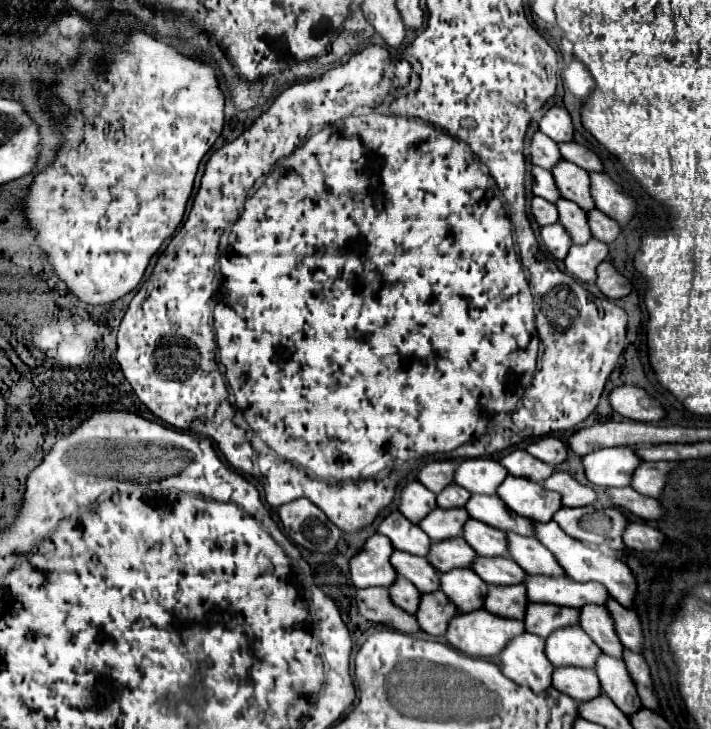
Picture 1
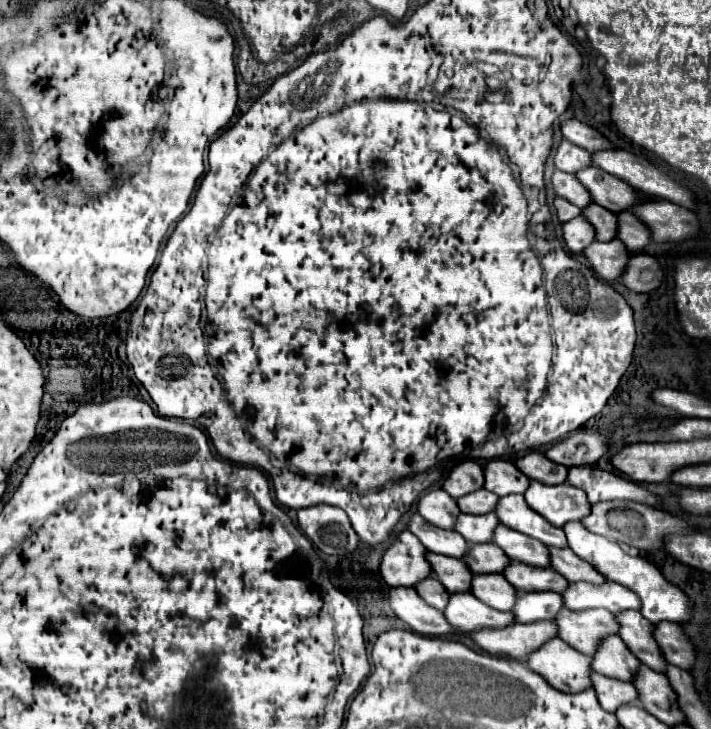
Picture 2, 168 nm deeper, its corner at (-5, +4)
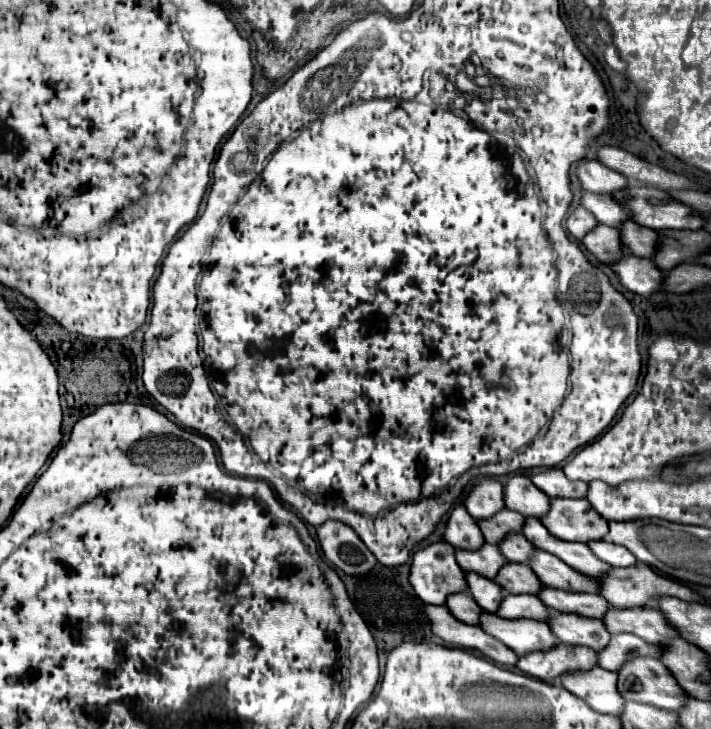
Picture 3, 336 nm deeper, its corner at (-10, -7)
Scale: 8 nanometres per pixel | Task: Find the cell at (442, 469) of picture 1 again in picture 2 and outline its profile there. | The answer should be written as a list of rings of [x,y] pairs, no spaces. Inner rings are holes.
[[[465,460],[449,472],[449,476],[443,482],[443,490],[449,492],[453,498],[461,498],[465,494],[479,490],[483,484],[485,484],[483,464],[475,460]]]

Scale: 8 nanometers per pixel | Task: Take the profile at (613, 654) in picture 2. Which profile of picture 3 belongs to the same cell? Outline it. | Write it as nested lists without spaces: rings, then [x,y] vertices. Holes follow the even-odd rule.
[[[632,655],[632,659],[620,667],[618,691],[624,697],[632,697],[632,701],[668,711],[678,711],[688,701],[688,695],[668,669],[658,659],[642,655]]]

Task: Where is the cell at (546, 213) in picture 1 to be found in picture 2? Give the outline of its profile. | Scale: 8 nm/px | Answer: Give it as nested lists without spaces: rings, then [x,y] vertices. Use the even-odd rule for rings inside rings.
[[[555,198],[555,208],[557,208],[557,216],[559,216],[561,222],[573,220],[581,214],[581,208],[573,206],[569,200],[563,200],[563,198]]]

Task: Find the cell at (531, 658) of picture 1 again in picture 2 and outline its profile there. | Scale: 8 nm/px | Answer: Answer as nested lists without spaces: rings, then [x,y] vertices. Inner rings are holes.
[[[553,638],[529,654],[527,666],[561,692],[583,692],[593,686],[591,658],[577,652],[561,638]]]

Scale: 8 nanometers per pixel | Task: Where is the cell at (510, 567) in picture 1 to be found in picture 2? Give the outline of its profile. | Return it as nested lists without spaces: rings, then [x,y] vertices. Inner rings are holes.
[[[511,562],[505,570],[503,576],[519,590],[519,592],[563,592],[569,582],[555,572],[553,568],[533,568],[521,562]]]

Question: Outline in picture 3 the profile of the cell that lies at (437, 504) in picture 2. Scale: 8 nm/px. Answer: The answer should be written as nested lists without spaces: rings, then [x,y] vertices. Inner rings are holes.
[[[454,505],[444,527],[444,541],[458,549],[478,549],[484,543],[476,519],[468,515],[464,505]]]

